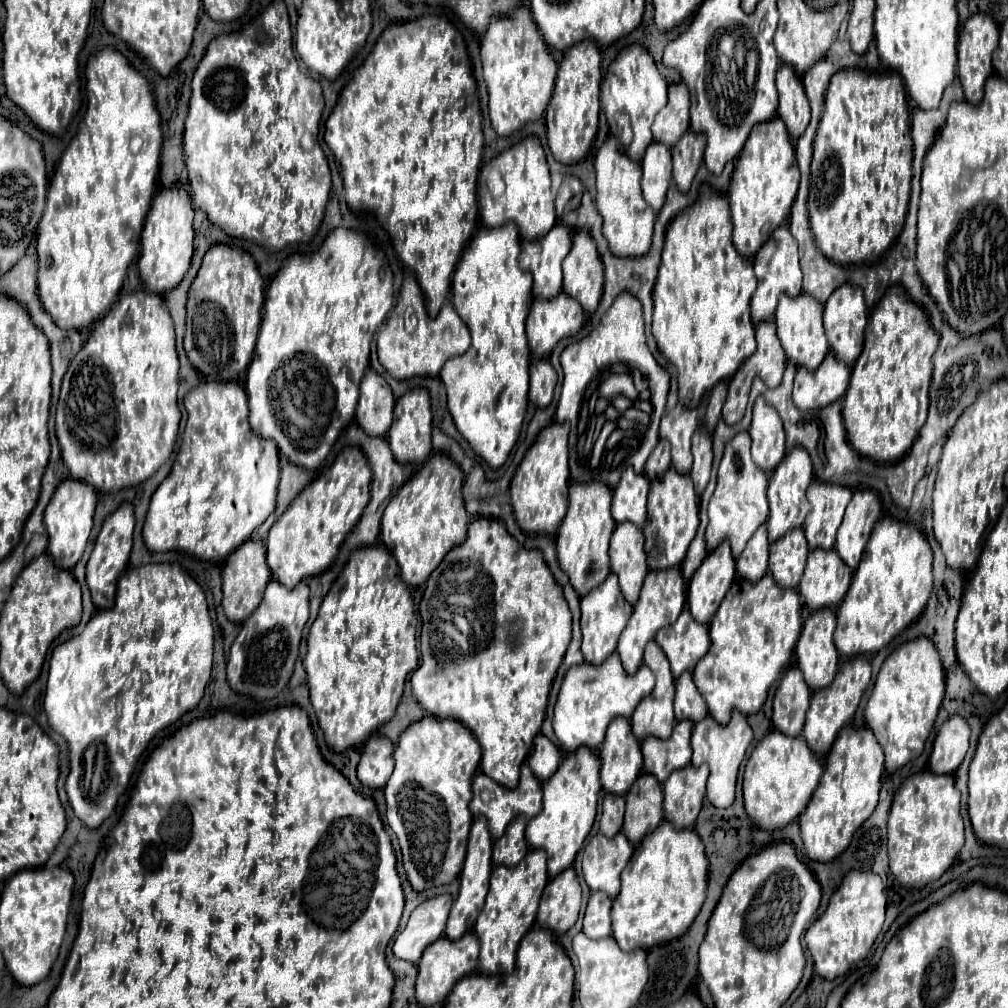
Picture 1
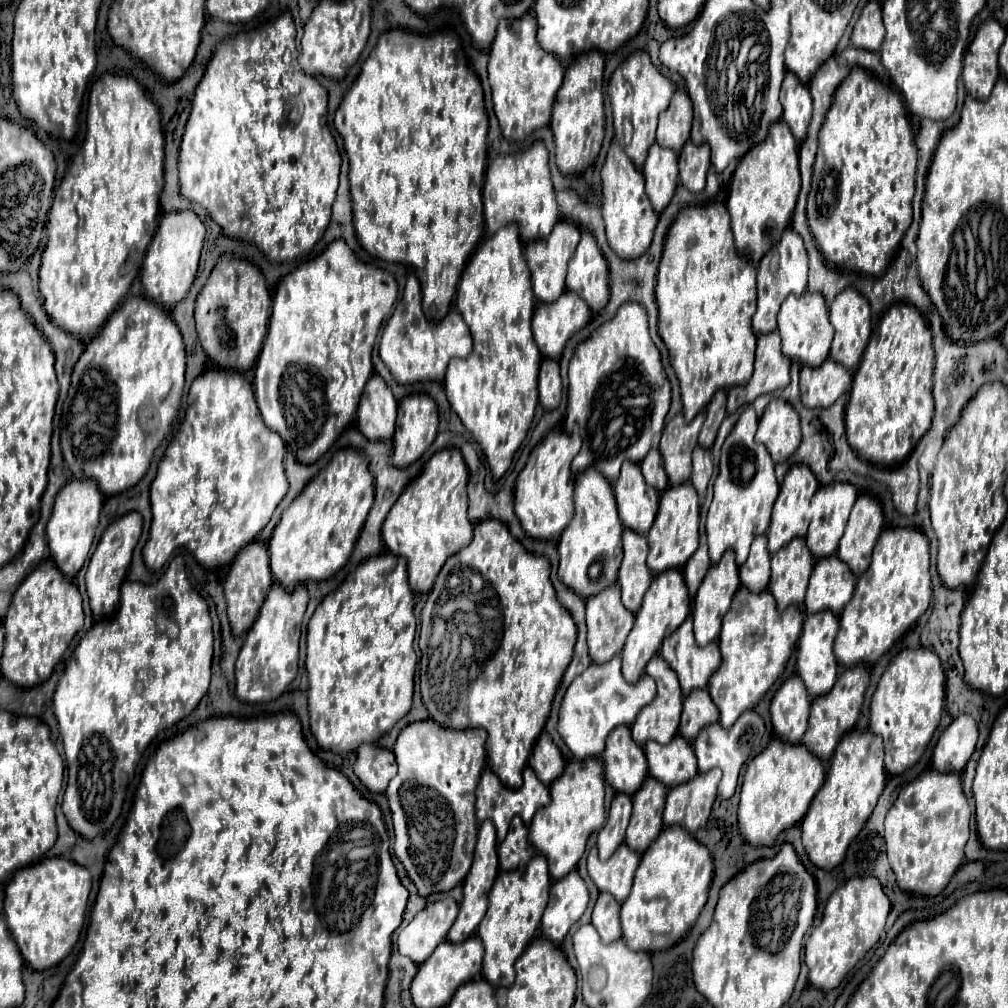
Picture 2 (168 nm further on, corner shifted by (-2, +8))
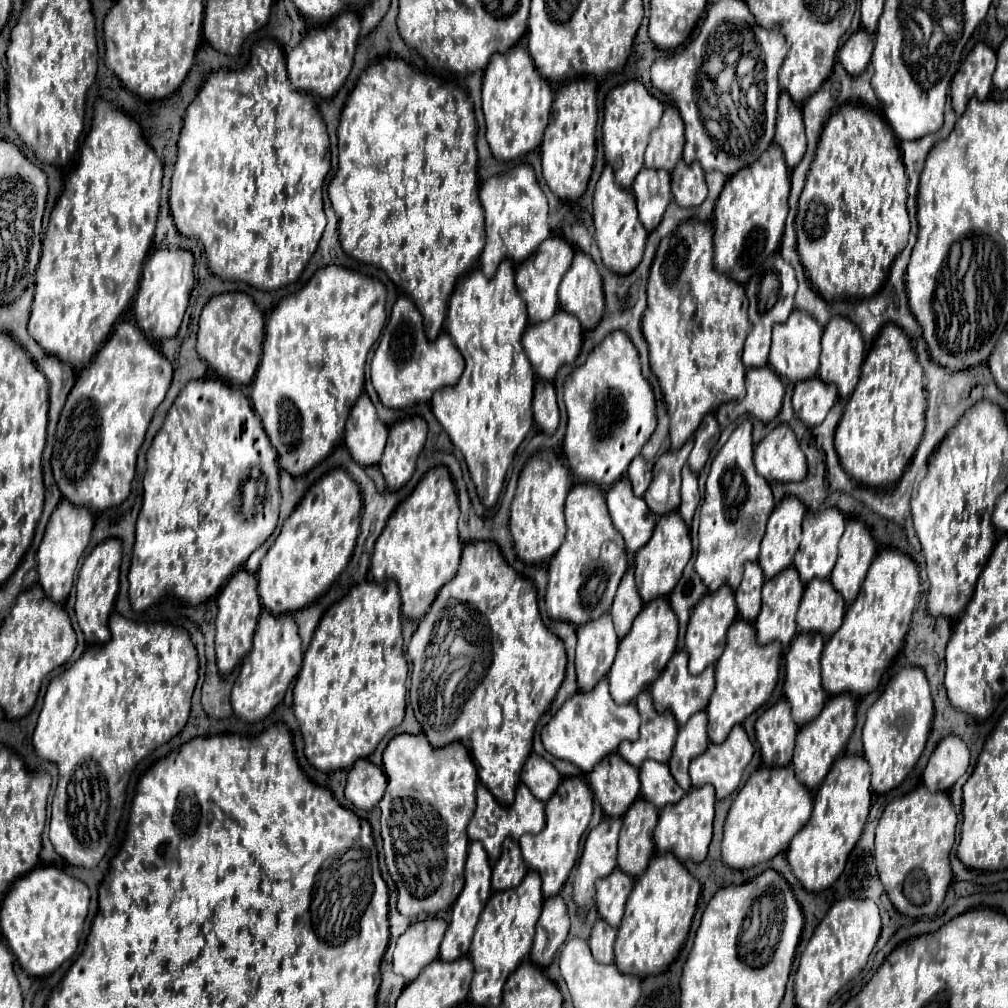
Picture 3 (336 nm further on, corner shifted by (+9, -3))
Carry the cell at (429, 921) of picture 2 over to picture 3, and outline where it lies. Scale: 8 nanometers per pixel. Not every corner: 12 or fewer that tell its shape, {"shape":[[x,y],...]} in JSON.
{"shape":[[412,923],[396,941],[394,973],[406,983],[438,957],[448,923]]}

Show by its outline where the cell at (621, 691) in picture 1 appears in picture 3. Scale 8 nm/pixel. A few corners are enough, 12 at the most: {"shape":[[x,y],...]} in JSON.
{"shape":[[604,677],[566,699],[540,737],[588,773],[638,737],[636,705]]}

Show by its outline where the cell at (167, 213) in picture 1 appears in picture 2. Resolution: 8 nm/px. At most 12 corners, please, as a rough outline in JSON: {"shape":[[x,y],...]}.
{"shape":[[161,216],[141,268],[151,302],[171,310],[197,274],[205,226]]}

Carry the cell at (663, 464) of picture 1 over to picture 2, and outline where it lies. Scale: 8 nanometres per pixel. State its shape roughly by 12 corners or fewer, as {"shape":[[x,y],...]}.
{"shape":[[651,448],[641,462],[647,484],[663,492],[669,486],[663,458]]}

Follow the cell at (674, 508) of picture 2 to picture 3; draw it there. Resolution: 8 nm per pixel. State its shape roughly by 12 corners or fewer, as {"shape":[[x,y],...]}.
{"shape":[[678,511],[634,557],[644,603],[670,595],[692,557]]}

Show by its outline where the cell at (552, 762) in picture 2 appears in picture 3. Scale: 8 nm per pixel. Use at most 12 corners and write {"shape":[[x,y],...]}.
{"shape":[[536,753],[526,759],[522,783],[540,801],[560,785],[554,765]]}

